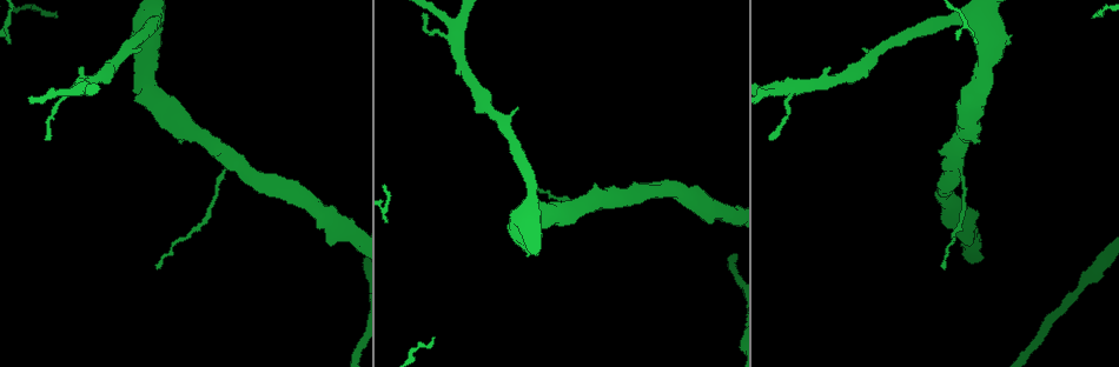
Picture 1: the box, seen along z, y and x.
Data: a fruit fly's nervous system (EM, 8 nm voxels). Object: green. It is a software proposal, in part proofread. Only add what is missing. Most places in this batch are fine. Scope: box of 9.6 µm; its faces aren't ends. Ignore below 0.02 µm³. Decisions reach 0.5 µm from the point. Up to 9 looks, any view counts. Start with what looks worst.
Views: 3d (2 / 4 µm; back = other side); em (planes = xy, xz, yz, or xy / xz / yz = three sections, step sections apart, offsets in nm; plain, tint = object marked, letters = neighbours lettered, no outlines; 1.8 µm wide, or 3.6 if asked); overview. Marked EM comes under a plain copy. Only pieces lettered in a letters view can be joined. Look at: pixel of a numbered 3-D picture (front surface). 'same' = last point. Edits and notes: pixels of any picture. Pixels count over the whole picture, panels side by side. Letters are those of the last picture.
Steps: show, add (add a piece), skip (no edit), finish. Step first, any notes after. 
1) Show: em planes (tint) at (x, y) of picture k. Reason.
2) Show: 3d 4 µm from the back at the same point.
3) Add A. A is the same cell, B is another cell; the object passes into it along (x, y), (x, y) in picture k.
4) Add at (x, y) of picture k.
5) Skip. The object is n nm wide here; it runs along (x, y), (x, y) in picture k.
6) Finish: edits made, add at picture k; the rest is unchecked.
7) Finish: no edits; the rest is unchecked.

Show: 3d 4 µm at (158, 40) of picture 1. An open end.

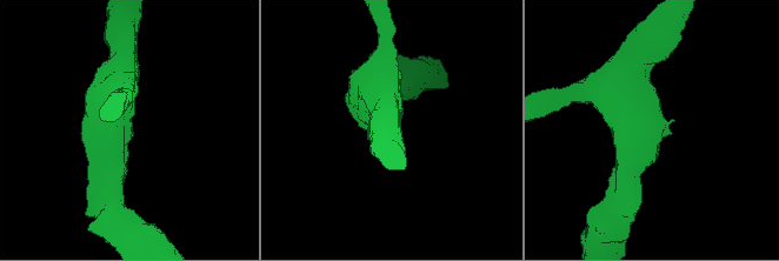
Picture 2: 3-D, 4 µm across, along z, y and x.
Show: em planes (letters) at (129, 133) of picture 2. Now the EM.

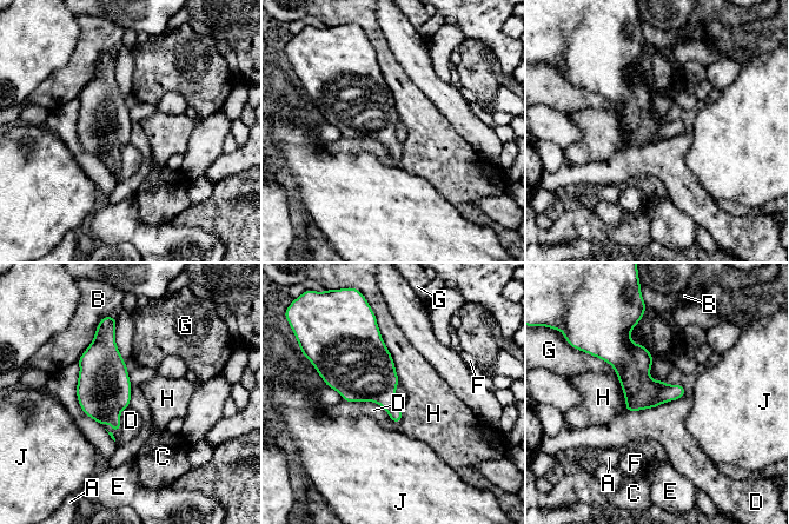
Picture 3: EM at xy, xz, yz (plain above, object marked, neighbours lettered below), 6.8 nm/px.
Skip. A, B, C, D, E, F, G, H and J are other cells; no lettered piece goes on from it.

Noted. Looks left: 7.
Show: 3d 4 µm at (233, 162) of picture 1. Three arms meet.

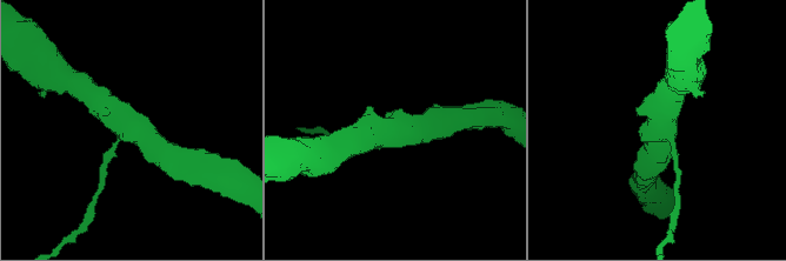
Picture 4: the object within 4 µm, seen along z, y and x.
Show: em 3.6 µm xz step 4 (tint) at (663, 121) of picture 4.

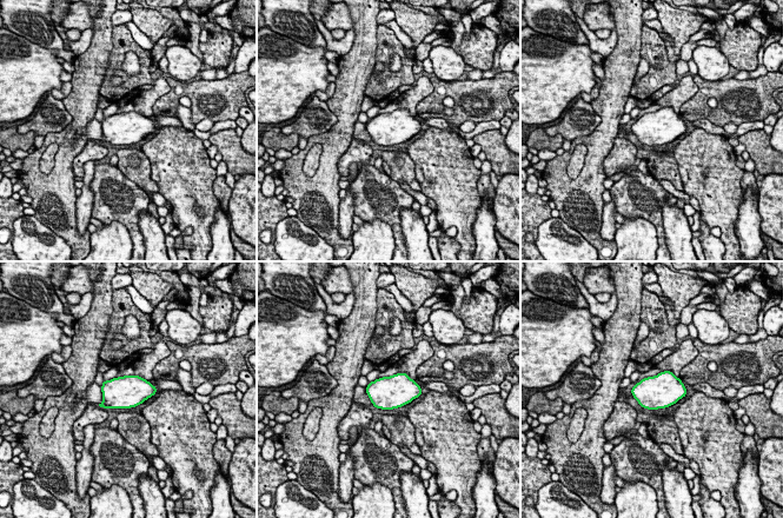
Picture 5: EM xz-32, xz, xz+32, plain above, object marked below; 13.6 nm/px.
Show: em 3.6 µm planes (letters) at the same point.

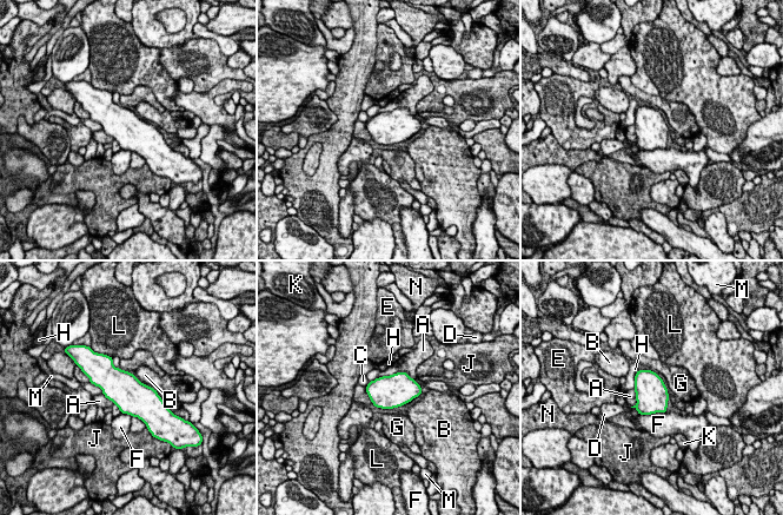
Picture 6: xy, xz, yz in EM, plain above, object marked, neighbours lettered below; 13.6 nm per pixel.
Skip. A, B, C, D, E, F, G, H, J, K, L, M and N are other cells; 3 arms meet here; no lettered piece goes on from it.

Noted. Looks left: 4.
Show: em 3.6 µm planes (letters) at (943, 266) of picture 1. Thin end.

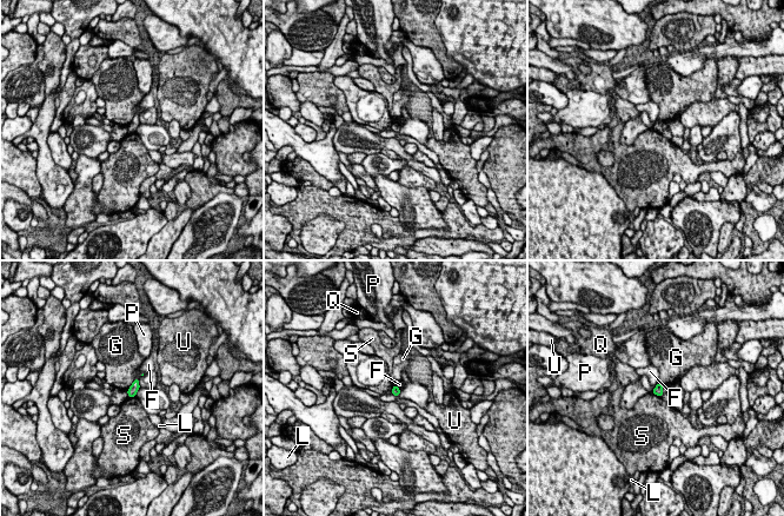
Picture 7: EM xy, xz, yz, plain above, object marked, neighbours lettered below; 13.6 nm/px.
Skip. The object is 120 nm wide here; F, G, L, P, Q, S and U are other cells; a border runs along (651, 392), (660, 397) in picture 7; none of them fits.

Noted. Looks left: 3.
Show: 3d 4 µm from the back at (424, 14) of picture 1. Free end.

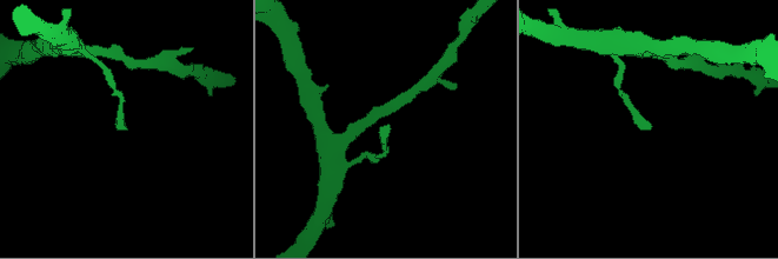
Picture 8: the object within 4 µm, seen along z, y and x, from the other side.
Show: em xz step 16 (tint) at (386, 126) of picture 8. Need the tissue.

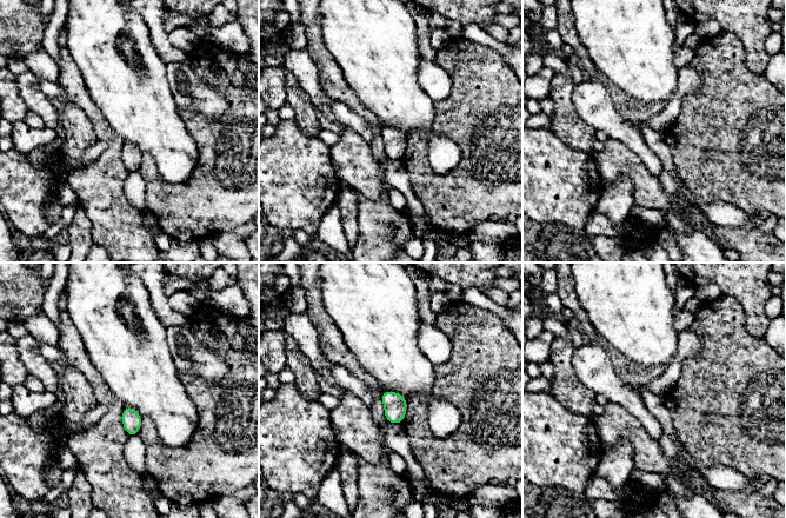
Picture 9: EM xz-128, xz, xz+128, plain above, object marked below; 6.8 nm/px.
Show: em planes (letters) at the same point.

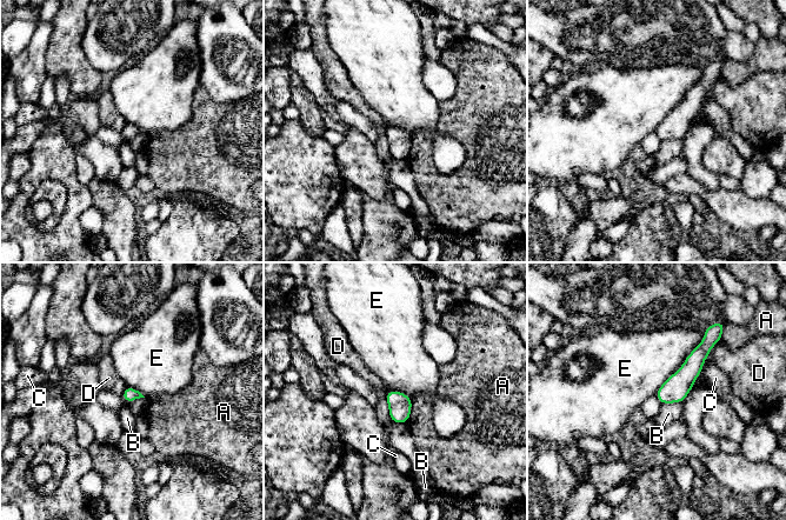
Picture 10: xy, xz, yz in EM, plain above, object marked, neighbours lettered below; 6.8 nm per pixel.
Skip. A, B, C, D and E are other cells; it runs along (705, 341), (691, 370), (663, 400) in picture 10; none of them fits.

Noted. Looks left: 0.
Finish: no edits; the rest is unchecked.

